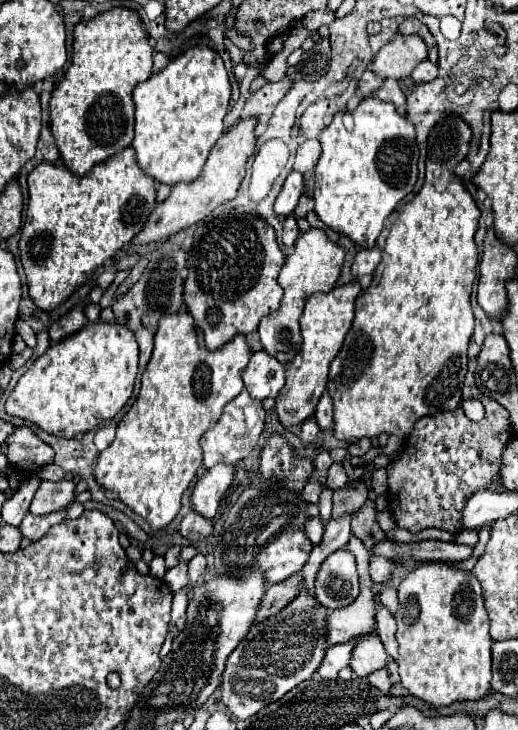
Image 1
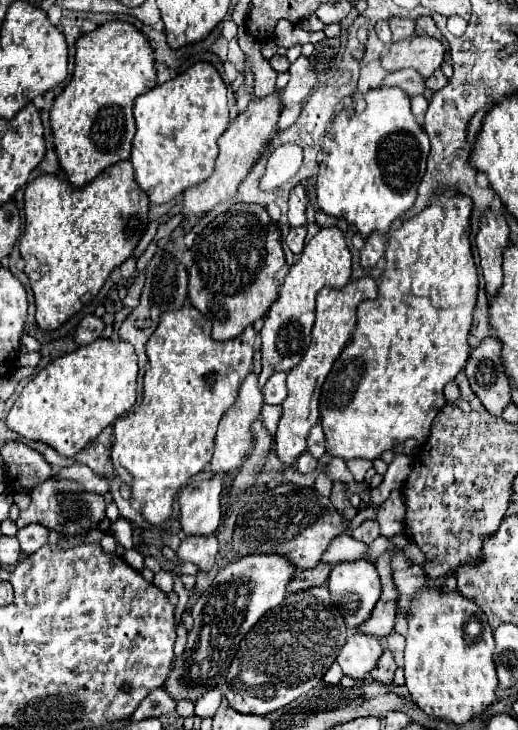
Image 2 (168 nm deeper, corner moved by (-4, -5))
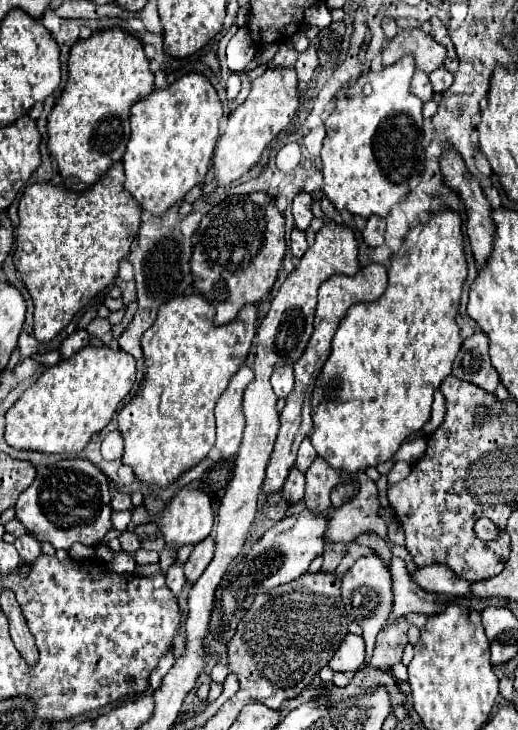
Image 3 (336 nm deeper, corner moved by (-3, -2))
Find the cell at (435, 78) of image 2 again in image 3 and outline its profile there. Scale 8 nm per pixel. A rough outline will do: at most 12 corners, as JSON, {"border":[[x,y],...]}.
{"border":[[443,67],[431,77],[435,93],[443,93],[453,83],[453,75]]}

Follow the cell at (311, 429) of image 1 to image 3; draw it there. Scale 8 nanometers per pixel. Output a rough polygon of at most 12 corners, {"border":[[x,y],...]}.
{"border":[[293,467],[285,485],[291,505],[303,499],[305,473]]}

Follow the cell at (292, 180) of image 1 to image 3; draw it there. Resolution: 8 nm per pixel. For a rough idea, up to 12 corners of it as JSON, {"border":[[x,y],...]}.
{"border":[[297,193],[293,217],[297,229],[307,229],[311,213],[311,195]]}

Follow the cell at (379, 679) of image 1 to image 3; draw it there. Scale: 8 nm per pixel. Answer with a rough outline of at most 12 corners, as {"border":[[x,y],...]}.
{"border":[[409,613],[379,631],[369,665],[387,671],[399,663],[409,625],[423,613]]}

